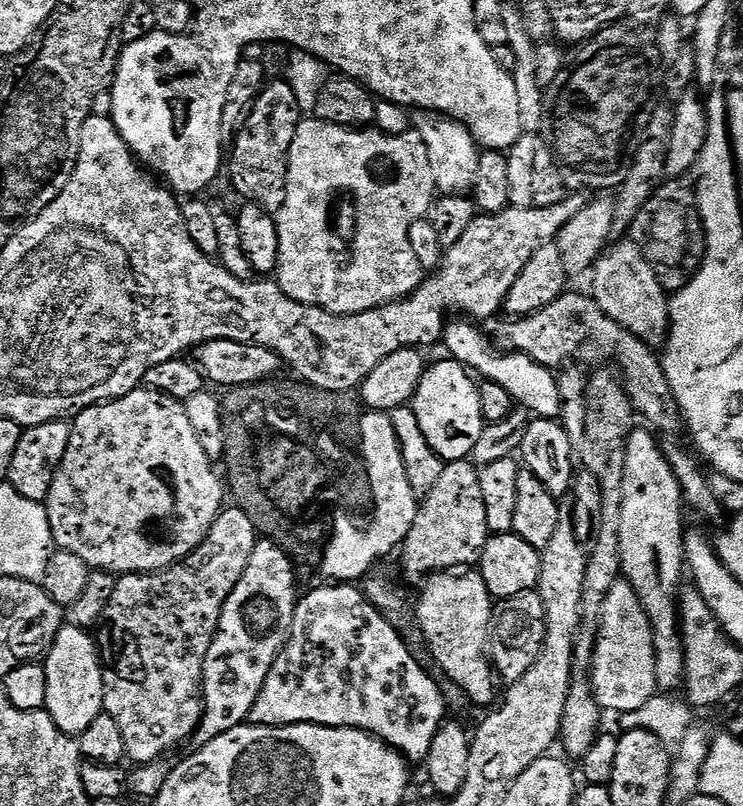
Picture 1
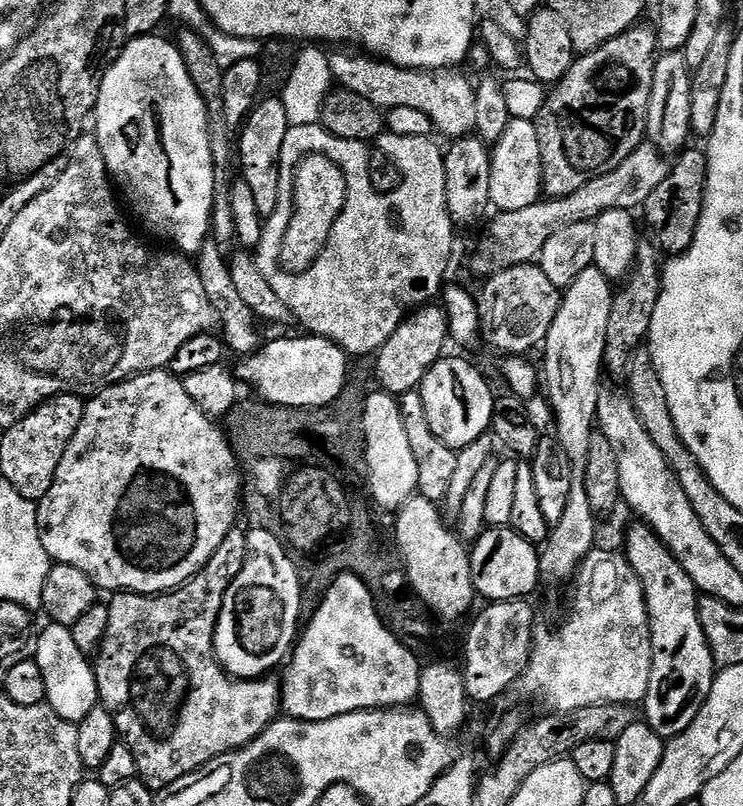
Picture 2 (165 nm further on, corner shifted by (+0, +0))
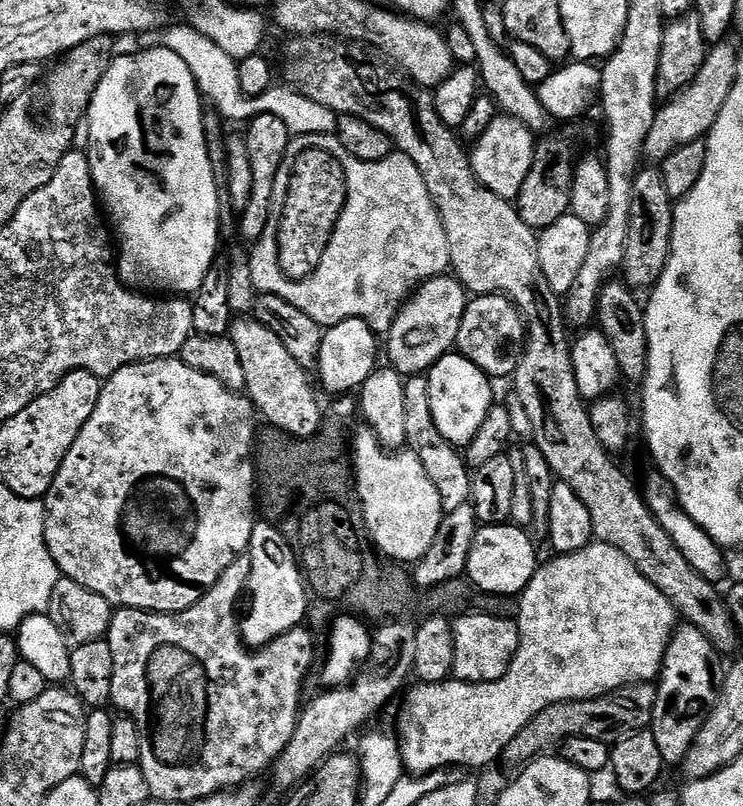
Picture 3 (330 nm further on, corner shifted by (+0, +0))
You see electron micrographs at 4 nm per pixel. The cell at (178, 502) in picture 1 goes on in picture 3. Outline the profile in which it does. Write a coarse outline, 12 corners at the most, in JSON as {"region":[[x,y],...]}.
{"region":[[103,381],[44,506],[61,577],[181,612],[247,553],[257,410]]}

